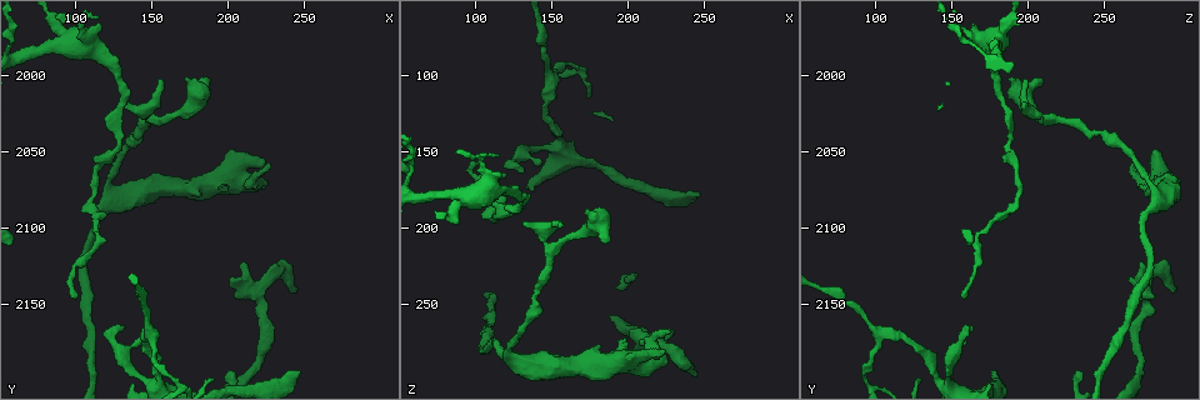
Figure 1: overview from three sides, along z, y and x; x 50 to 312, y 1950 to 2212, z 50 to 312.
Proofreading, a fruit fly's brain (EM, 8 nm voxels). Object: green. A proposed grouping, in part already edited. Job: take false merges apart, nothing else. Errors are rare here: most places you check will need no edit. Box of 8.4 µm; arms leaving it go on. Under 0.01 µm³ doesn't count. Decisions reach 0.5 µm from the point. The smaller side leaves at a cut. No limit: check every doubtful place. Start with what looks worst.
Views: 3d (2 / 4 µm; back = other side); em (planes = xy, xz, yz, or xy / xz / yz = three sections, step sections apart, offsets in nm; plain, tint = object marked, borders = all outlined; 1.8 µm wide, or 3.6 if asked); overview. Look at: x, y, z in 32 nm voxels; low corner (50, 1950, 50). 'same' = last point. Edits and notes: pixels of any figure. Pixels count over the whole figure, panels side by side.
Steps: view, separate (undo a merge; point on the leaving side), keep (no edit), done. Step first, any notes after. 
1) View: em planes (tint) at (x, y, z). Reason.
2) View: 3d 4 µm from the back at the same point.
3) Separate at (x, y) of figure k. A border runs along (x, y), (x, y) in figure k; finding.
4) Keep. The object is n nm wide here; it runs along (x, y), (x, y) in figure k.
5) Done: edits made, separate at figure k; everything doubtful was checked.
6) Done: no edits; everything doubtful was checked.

View: em xz step 4 (tint) at (152, 2028, 214). Sudden change in width.

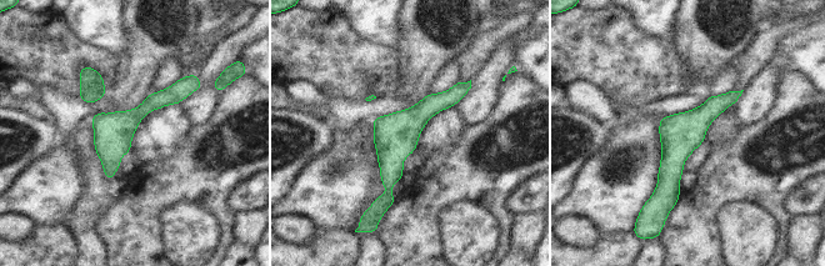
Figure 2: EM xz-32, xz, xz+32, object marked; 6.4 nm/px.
View: em planes (tint) at the same point.

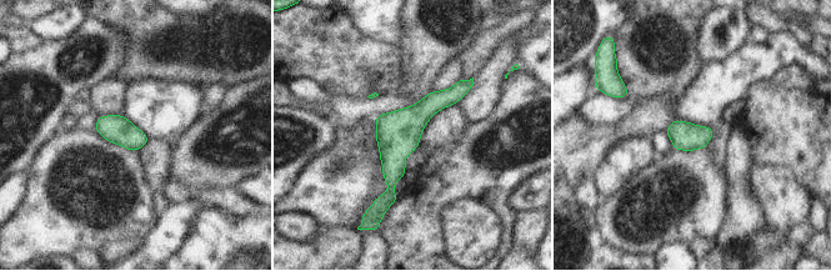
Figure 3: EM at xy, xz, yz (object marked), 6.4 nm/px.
Keep. It runs along (469, 83), (396, 139), (386, 201) in figure 3; all the same neuron.

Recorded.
View: 3d 4 µm at (126, 2080, 288).

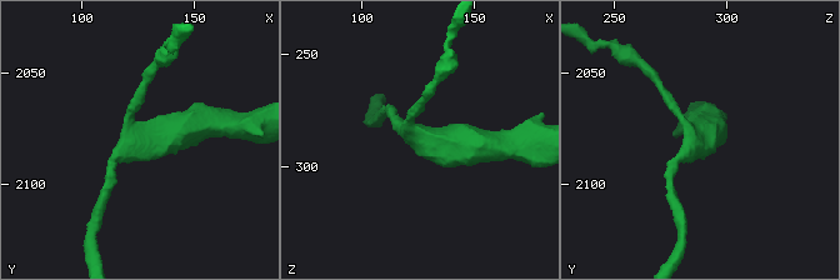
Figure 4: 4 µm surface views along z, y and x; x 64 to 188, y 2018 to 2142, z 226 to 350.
View: em 3.6 µm planes (tint) at (125, 2079, 287). 3 arms meet here.

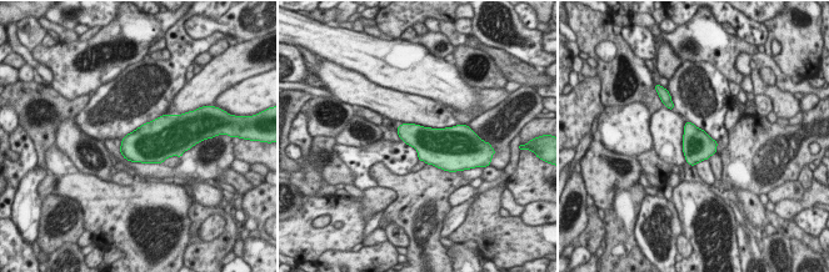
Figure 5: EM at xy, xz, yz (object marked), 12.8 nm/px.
Keep. The object is 380 nm wide here; continuous, no second neuron.

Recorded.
View: 3d 4 µm from the back at (150, 2168, 100). Three-way junction.

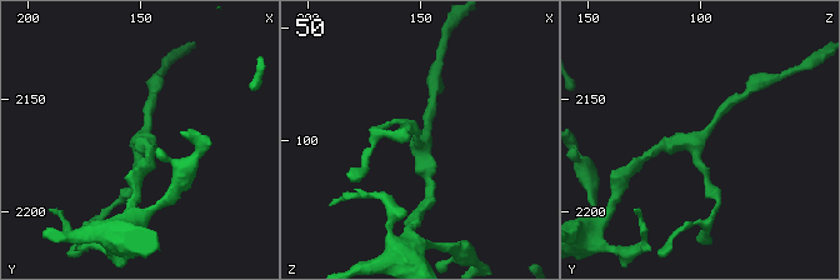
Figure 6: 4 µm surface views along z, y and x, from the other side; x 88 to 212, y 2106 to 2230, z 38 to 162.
View: em planes (tint) at (151, 2169, 103).

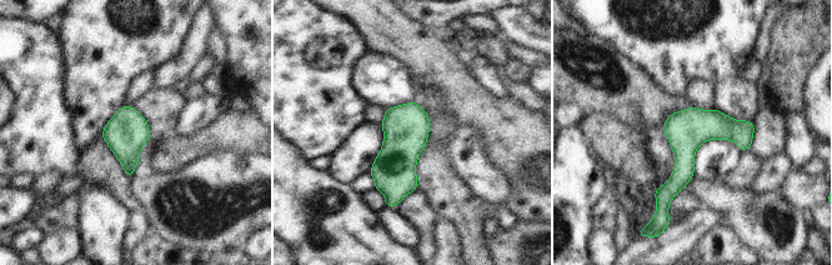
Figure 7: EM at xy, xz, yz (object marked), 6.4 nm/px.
Keep. It runs along (750, 124), (706, 129), (666, 200) in figure 7; one neuron here.

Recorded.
View: em planes (plain) at (238, 2128, 290). Sharp bend.

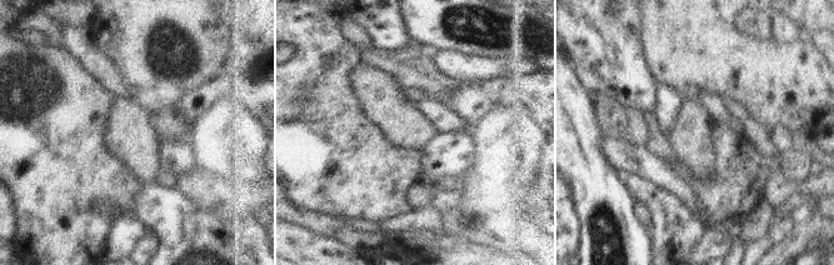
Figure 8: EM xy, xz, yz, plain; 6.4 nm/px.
View: em planes (tint) at the same point.

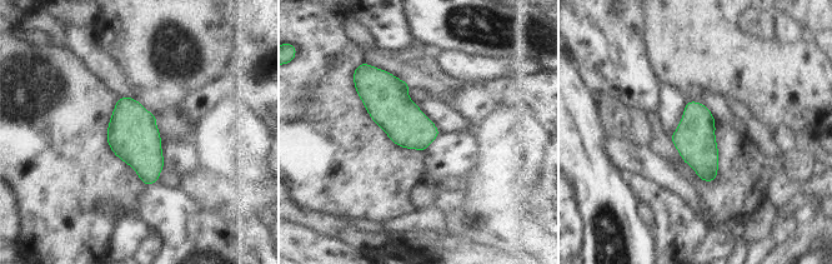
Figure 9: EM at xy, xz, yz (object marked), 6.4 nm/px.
Keep. The object is 260 nm wide here; all the same neuron.

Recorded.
Done: no edits; everything doubtful was checked.

